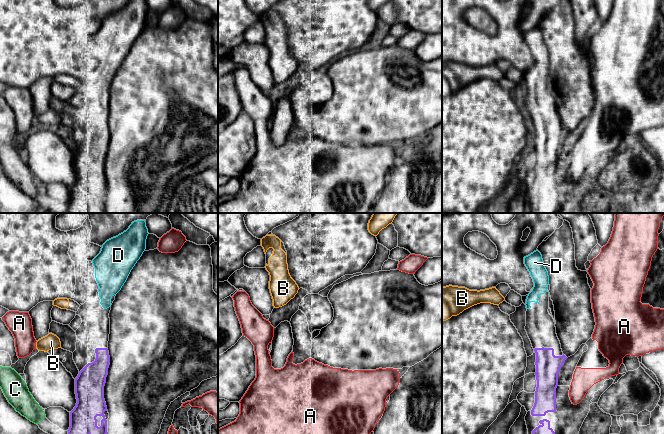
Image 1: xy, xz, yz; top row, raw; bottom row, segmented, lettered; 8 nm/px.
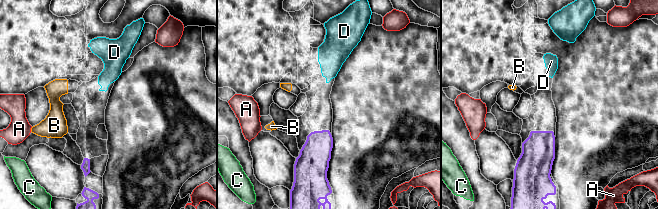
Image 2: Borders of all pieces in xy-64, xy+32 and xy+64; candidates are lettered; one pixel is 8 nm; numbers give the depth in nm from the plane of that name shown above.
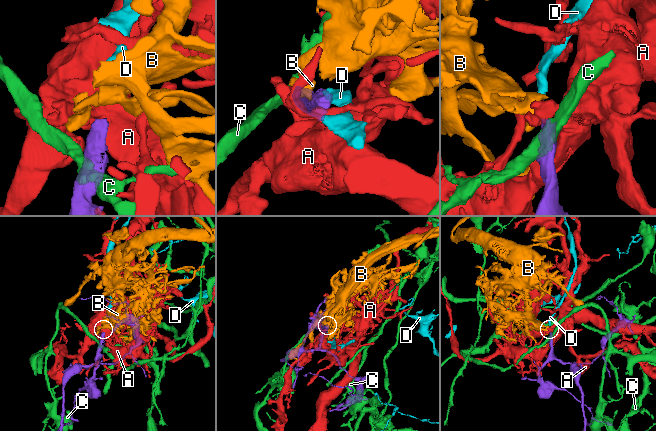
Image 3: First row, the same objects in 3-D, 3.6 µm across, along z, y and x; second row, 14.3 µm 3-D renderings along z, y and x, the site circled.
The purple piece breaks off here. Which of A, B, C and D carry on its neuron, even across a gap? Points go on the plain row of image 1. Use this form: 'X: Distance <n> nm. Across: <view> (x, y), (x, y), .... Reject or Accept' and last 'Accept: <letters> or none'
A: Distance 100 nm. Across: yz (563, 140), (575, 145). Reject
B: Distance 240 nm. Across: xy (82, 145), (60, 123). Reject
C: Distance 200 nm. Across: xy (70, 191), (45, 191). Reject
D: Distance 320 nm. Across: xy (104, 124), (104, 84). Accept
Accept: D

